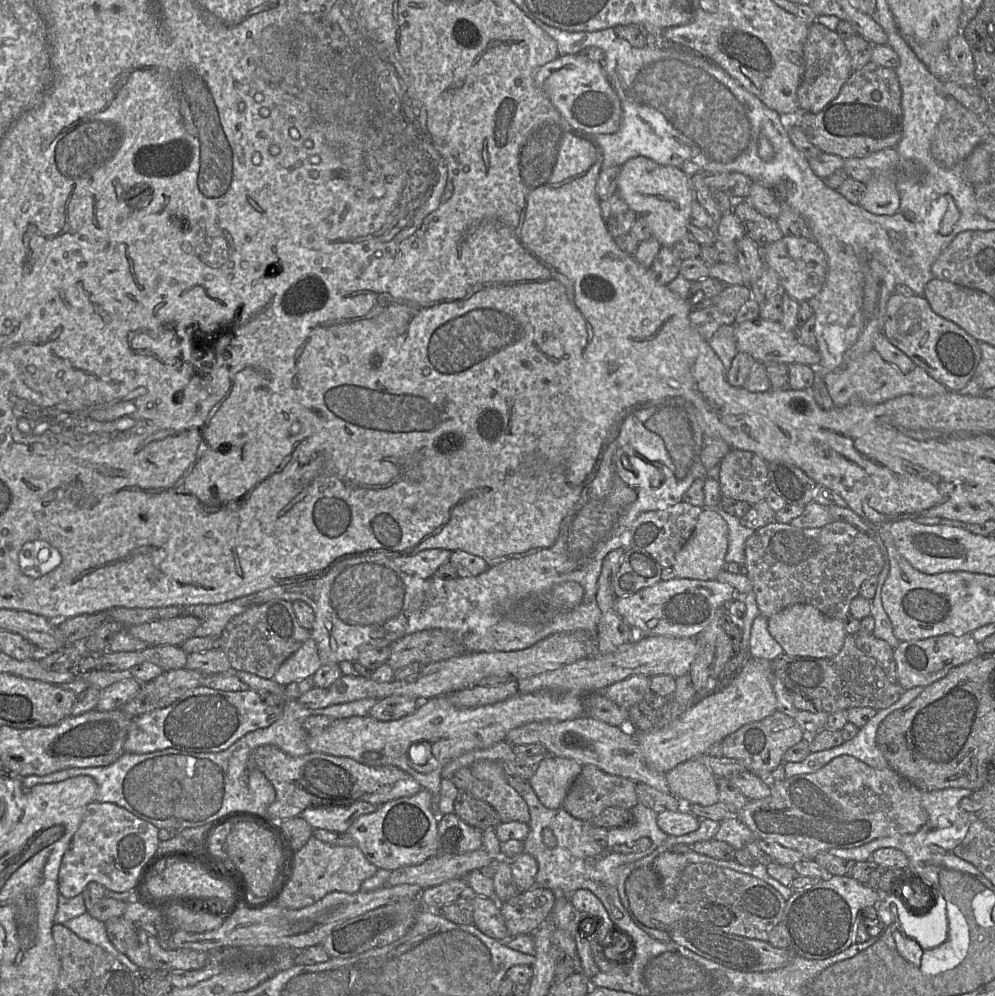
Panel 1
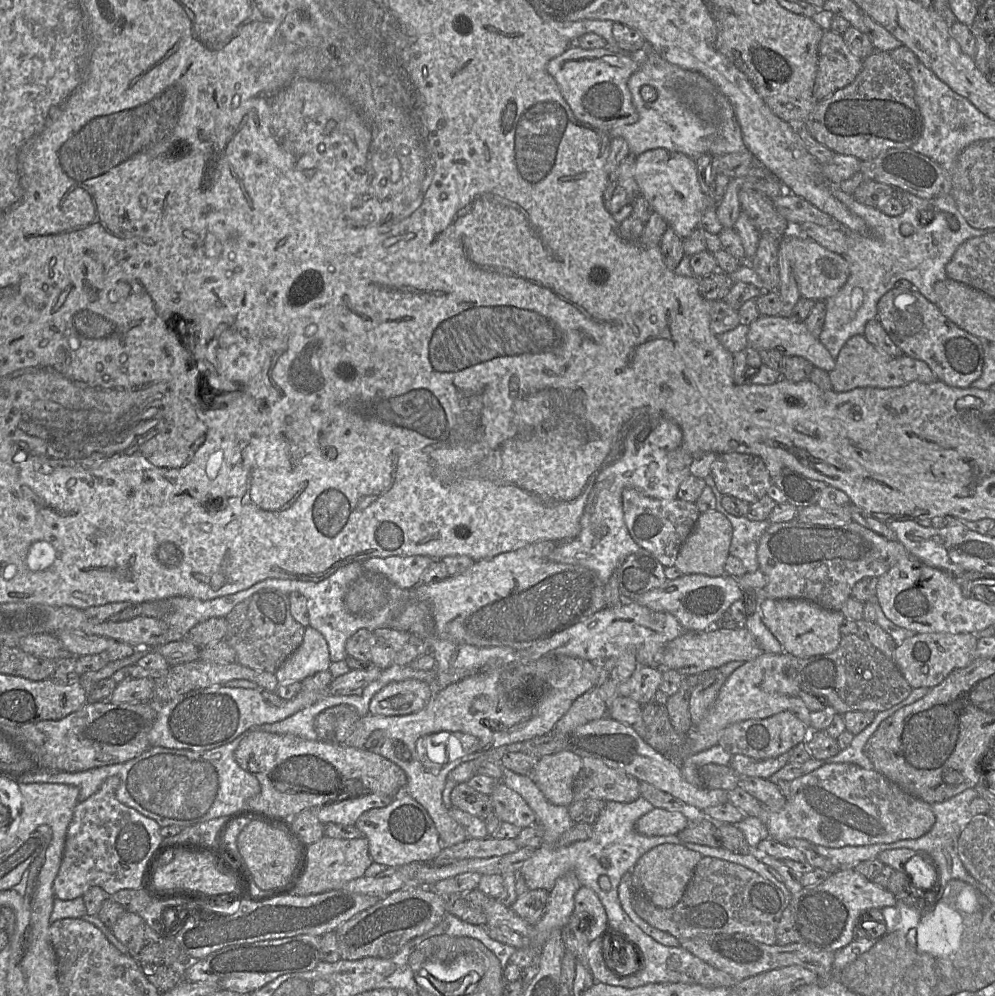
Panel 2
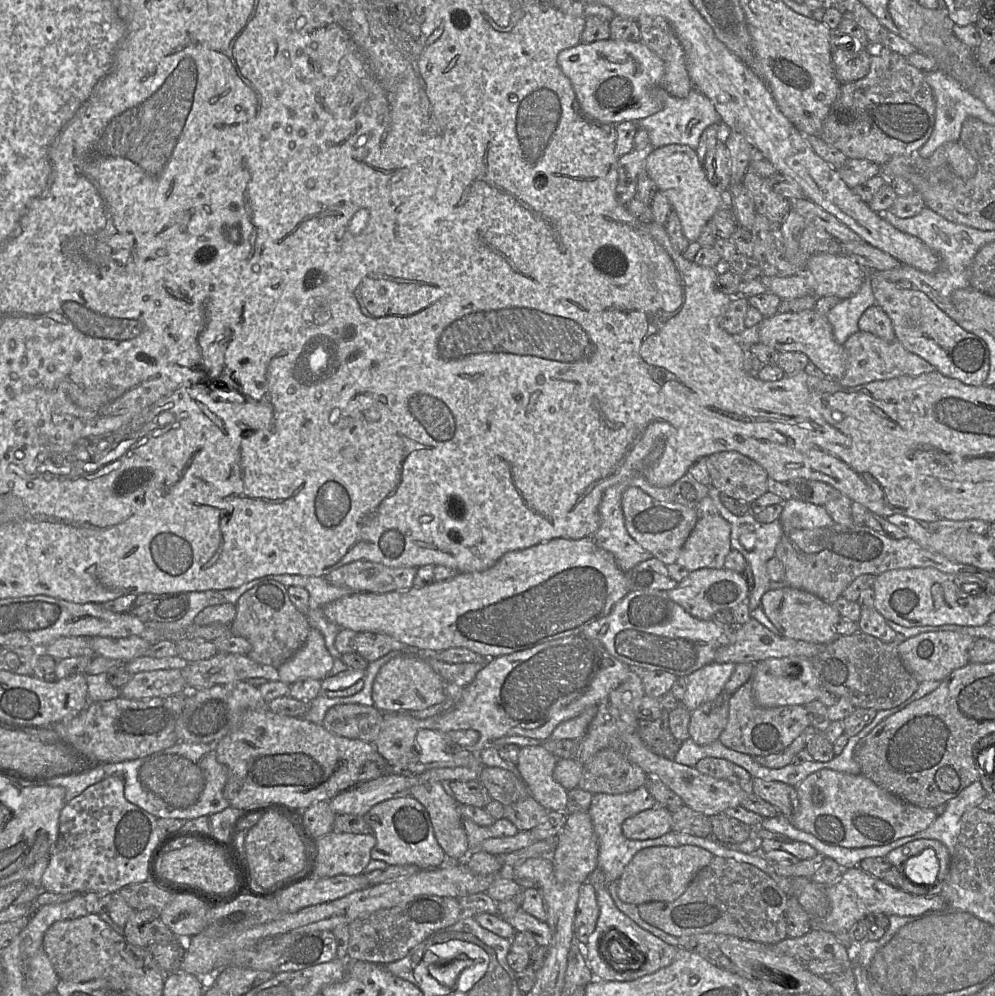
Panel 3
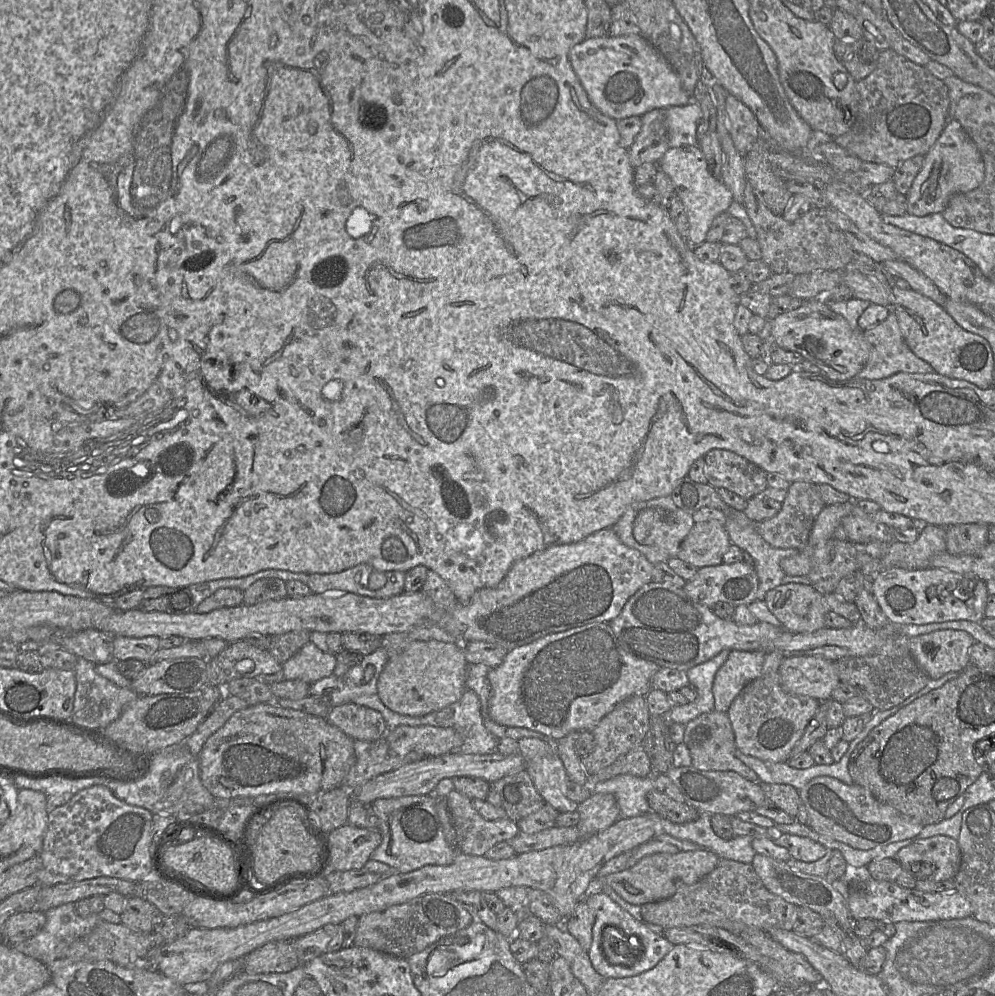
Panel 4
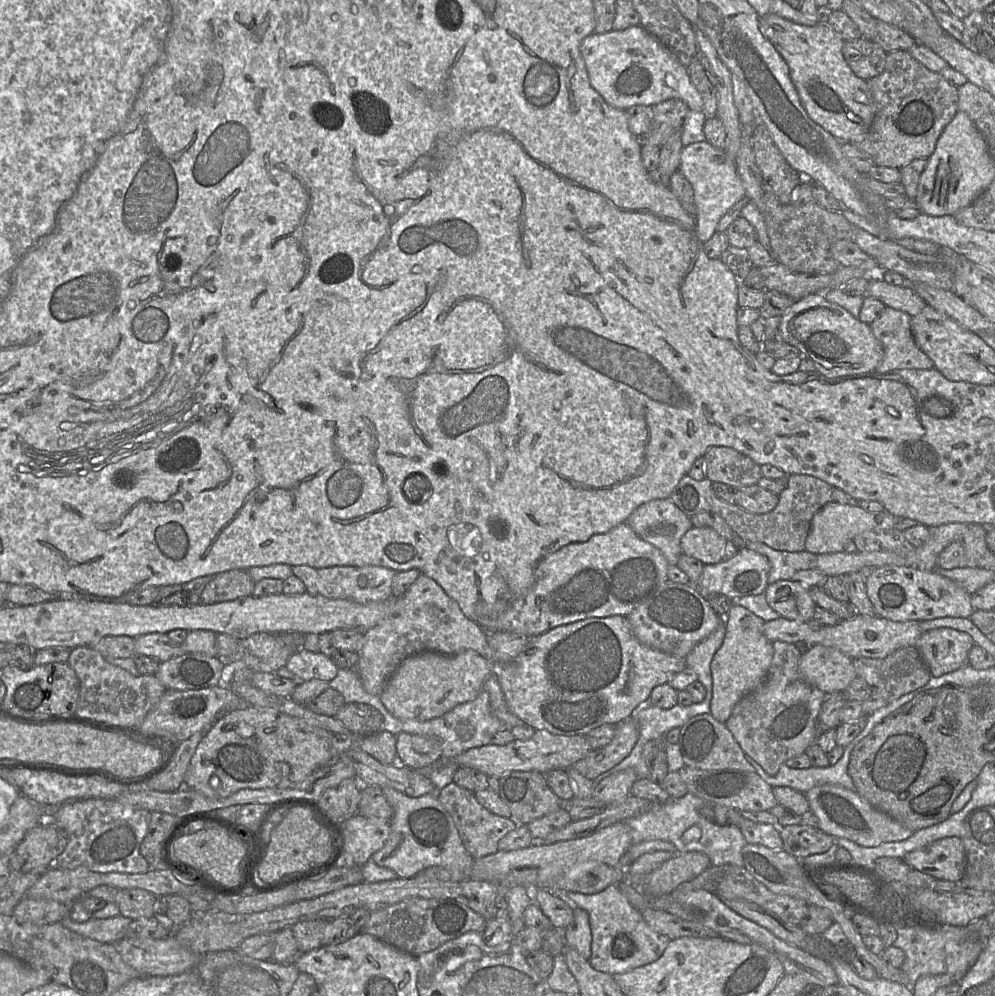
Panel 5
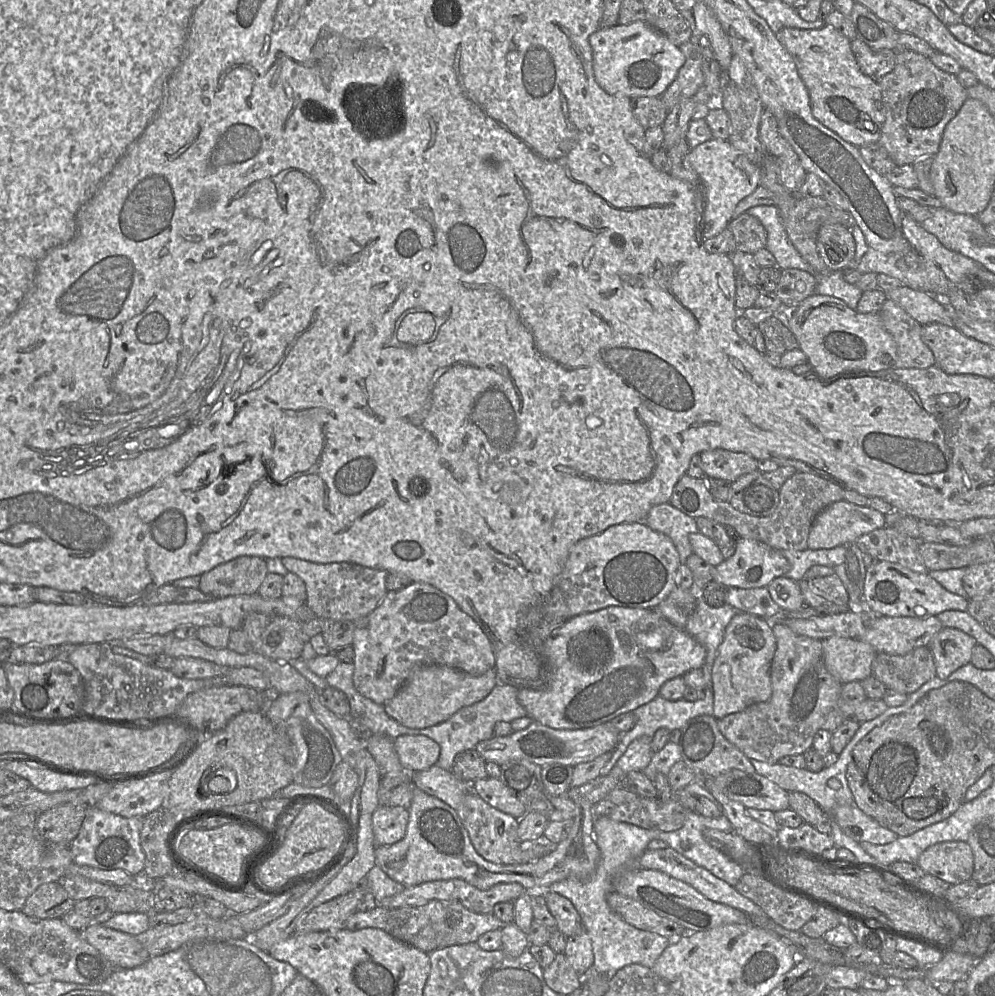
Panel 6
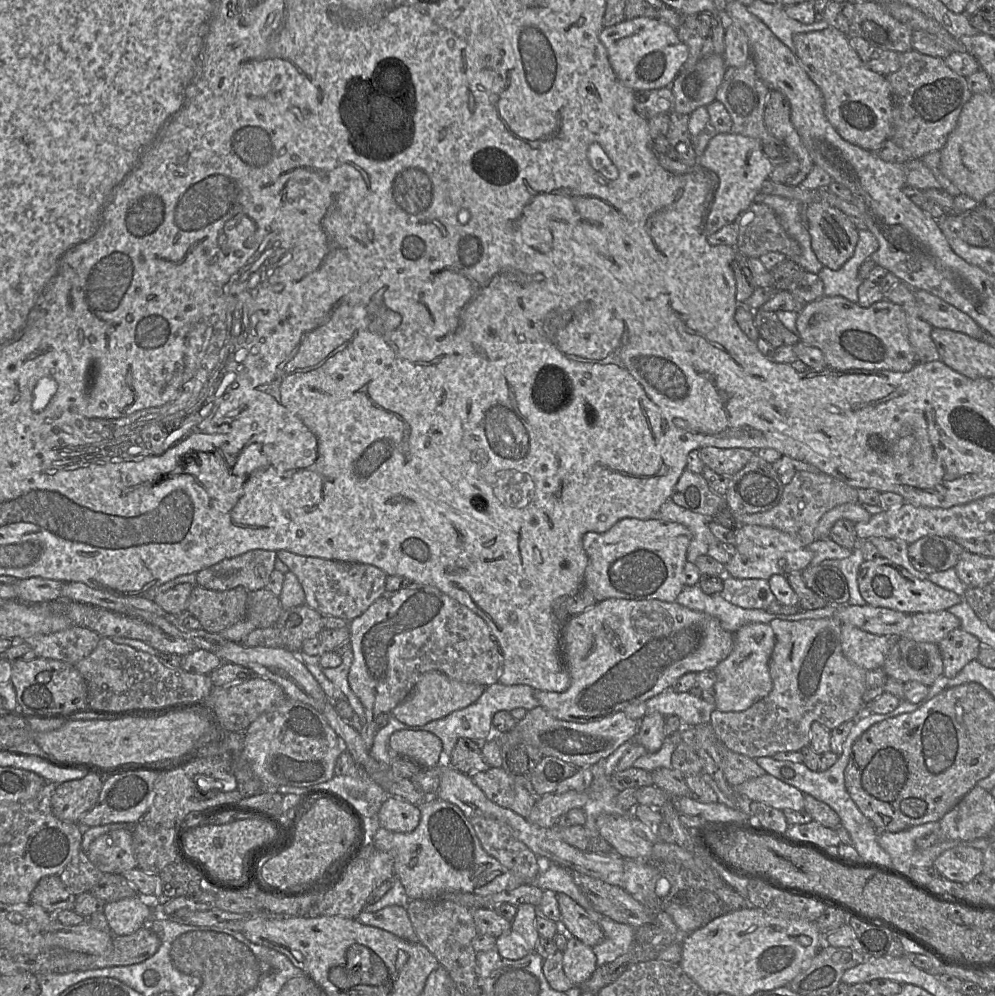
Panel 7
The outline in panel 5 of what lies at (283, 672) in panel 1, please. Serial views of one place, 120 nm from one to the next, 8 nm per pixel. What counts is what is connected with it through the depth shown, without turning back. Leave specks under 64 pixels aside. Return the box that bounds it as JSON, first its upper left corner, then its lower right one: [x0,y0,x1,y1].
[285,648,339,682]

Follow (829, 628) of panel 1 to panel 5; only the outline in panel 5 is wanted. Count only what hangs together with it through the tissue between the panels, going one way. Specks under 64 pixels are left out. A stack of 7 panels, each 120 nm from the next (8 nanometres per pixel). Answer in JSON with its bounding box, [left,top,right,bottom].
[765,580,816,622]

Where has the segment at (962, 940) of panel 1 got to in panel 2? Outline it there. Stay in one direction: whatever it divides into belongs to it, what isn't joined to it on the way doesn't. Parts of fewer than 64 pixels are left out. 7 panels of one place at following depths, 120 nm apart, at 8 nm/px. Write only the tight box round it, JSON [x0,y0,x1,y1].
[915,901,963,957]

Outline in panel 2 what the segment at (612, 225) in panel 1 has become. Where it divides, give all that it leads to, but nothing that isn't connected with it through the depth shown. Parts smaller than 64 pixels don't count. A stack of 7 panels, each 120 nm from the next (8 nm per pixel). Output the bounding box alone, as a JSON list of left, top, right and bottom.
[603,156,640,224]

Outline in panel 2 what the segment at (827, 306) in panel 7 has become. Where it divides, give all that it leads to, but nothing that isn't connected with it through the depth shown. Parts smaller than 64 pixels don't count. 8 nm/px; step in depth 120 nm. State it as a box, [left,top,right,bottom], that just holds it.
[747,315,836,372]

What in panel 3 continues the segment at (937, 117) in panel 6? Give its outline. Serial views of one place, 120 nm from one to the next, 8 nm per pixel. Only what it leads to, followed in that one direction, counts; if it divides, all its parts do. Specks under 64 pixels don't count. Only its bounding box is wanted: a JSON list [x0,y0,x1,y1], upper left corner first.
[819,47,936,166]

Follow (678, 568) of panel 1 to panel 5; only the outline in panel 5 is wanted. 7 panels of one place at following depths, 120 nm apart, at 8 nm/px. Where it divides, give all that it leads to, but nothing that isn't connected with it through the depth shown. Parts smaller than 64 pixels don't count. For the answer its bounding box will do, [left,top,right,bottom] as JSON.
[680,526,727,565]

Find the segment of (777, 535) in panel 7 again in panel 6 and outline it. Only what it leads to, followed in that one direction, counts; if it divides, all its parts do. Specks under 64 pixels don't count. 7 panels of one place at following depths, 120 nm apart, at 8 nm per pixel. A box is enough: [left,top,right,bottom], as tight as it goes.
[714,538,790,588]

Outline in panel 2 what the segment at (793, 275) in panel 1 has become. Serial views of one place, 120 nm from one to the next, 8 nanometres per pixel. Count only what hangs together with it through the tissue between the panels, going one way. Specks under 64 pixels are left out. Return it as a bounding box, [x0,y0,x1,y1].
[779,231,850,301]

